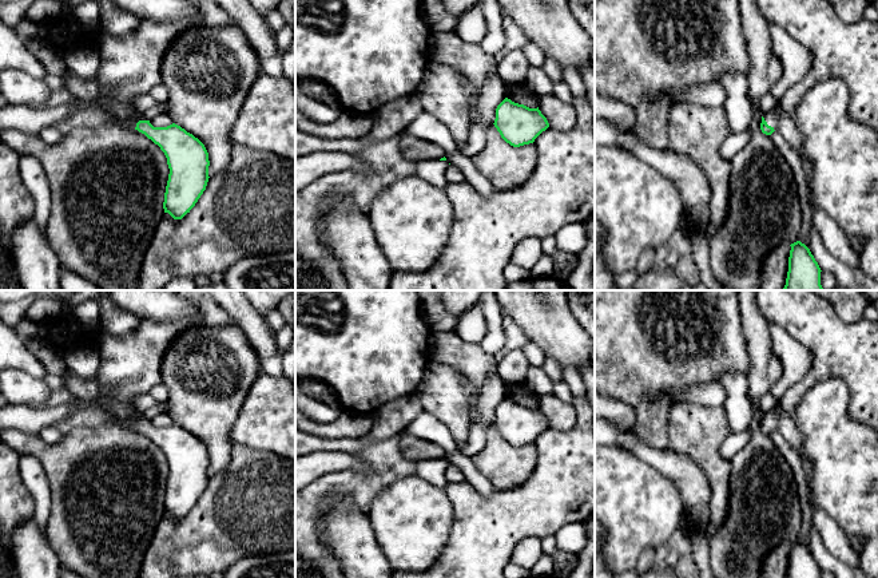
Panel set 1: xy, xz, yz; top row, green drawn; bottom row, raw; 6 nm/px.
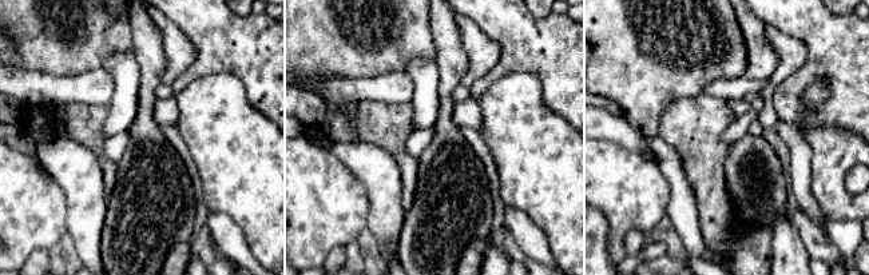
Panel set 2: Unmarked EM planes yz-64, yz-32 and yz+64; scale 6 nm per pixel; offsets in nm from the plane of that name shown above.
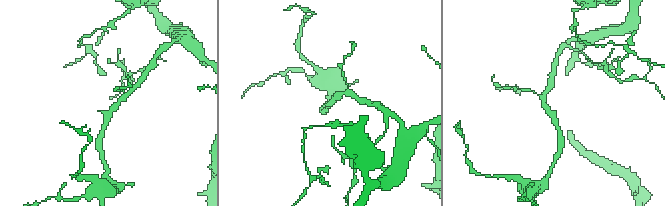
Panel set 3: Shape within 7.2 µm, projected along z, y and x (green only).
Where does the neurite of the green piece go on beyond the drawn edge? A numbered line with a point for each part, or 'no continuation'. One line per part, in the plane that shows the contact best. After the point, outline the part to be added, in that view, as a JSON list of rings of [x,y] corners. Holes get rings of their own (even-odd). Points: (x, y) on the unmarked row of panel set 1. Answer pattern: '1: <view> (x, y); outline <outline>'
1: xy (108, 404); outline [[[99,397],[98,401],[103,409],[112,411],[118,417],[126,420],[131,428],[135,428],[139,420],[150,420],[146,417],[146,412],[142,412],[139,409],[131,411],[114,399]]]

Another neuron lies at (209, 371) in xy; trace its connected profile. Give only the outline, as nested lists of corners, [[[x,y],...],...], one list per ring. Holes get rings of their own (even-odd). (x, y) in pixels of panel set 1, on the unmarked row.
[[[191,324],[162,359],[172,421],[198,438],[208,452],[208,476],[231,462],[230,432],[262,364],[242,330],[229,324]]]

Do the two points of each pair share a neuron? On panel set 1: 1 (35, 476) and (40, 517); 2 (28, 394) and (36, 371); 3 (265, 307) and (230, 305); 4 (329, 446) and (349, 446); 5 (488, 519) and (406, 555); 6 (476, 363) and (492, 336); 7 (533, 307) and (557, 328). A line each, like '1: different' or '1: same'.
1: same
2: different
3: different
4: same
5: different
6: different
7: same

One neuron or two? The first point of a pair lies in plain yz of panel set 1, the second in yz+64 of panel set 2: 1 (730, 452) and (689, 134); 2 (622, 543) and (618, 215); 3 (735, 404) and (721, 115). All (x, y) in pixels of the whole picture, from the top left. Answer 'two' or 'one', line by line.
1: two
2: one
3: two

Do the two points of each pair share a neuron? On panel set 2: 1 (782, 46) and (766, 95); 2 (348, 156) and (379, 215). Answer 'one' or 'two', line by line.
1: one
2: one

